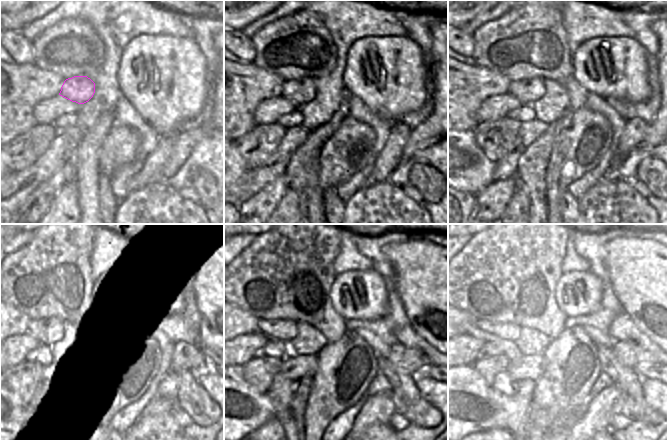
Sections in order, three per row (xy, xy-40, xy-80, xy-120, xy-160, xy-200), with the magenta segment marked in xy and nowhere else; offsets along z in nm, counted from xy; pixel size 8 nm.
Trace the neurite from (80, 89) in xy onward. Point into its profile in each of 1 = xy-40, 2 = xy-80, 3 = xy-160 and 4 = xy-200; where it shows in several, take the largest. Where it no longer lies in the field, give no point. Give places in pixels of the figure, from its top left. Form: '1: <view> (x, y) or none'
1: xy-40 (301, 91)
2: xy-80 (527, 91)
3: xy-160 (281, 330)
4: xy-200 (503, 330)

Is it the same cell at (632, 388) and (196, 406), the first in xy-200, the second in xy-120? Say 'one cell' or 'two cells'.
one cell

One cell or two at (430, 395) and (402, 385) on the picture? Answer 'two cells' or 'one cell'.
two cells

